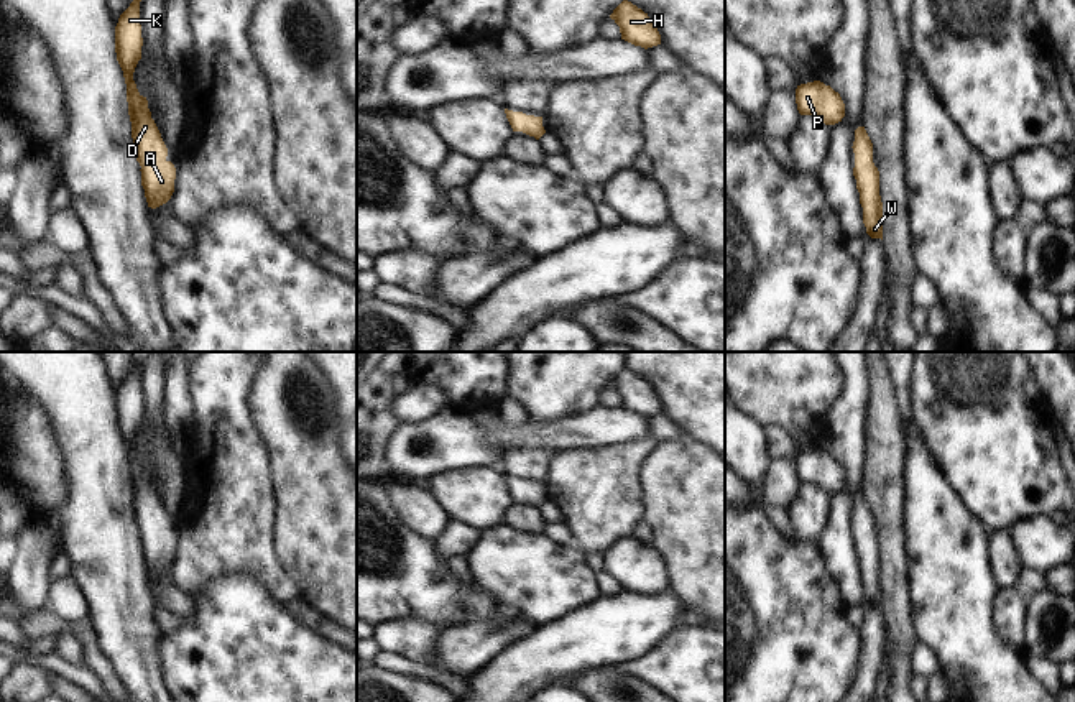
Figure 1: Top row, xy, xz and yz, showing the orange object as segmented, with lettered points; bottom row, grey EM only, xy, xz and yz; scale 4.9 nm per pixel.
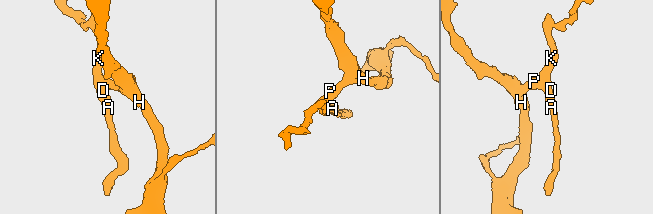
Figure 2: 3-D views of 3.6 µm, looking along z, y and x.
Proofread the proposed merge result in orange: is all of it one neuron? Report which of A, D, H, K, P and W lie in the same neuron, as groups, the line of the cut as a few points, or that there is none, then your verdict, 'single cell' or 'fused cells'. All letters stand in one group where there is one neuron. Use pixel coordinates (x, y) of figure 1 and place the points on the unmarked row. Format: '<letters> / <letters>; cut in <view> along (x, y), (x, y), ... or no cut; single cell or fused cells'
A D H K P W; no cut; single cell

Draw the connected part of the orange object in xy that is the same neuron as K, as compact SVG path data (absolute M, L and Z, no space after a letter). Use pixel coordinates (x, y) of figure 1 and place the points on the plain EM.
M133 352L133 370L115 395L115 421L127 452L133 521L141 534L141 554L148 575L156 577L166 572L174 561L176 536L166 528L168 516L151 487L148 469L138 460L133 449L135 436L141 427L140 370L146 355L148 352Z

